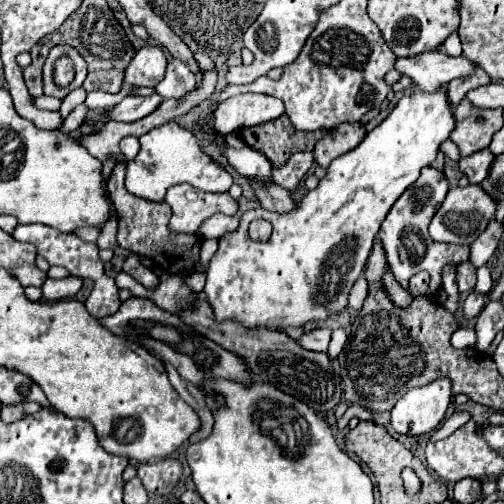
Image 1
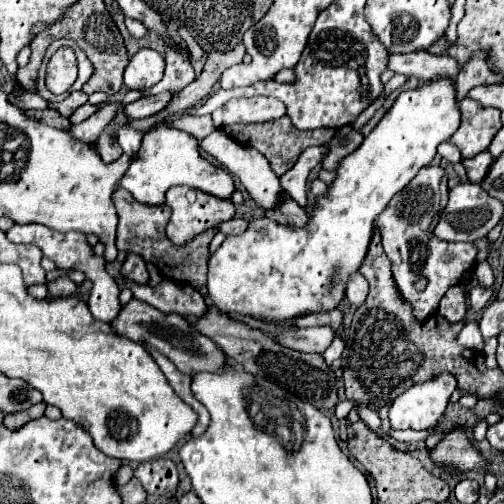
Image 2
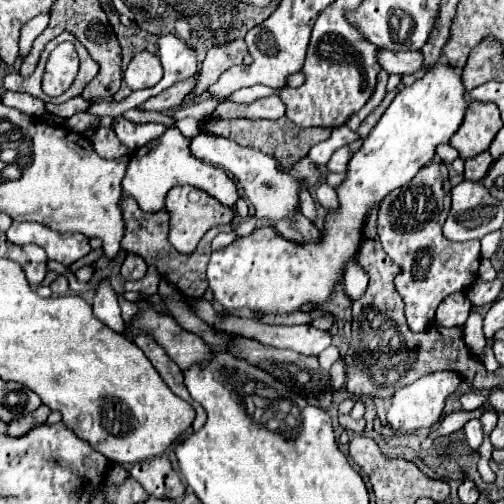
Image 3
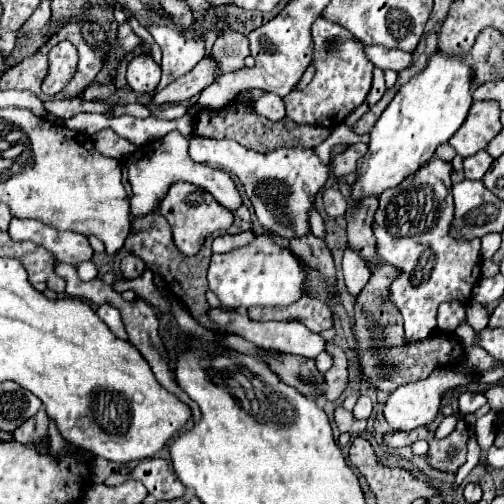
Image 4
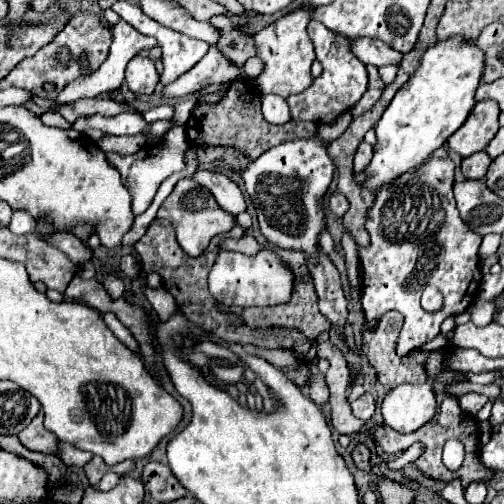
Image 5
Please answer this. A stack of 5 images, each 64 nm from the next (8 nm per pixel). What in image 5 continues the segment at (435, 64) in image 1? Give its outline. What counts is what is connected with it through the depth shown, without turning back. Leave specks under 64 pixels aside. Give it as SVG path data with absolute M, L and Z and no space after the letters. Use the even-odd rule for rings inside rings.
M352 40L352 50L364 64L374 64L378 68L388 64L398 66L402 62L402 54L388 48L388 44L380 44L380 40Z

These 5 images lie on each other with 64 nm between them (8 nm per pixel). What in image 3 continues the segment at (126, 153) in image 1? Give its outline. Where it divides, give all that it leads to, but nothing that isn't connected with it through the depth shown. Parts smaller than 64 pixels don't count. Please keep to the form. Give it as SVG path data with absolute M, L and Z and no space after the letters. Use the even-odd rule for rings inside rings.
M120 118L116 122L114 130L116 130L116 136L120 138L120 142L130 152L134 152L140 146L144 146L148 140L152 140L154 136L160 136L166 130L166 126L162 126L162 124L134 124L126 118Z

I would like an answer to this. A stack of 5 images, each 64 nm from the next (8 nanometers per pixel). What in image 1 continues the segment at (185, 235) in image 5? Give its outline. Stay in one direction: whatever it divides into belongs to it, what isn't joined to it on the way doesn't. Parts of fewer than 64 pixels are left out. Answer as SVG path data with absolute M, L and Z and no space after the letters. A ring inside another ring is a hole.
M176 184L168 190L164 198L172 208L170 230L182 234L194 234L198 226L210 218L214 212L236 214L238 200L234 200L228 192L208 194L192 188L190 184Z

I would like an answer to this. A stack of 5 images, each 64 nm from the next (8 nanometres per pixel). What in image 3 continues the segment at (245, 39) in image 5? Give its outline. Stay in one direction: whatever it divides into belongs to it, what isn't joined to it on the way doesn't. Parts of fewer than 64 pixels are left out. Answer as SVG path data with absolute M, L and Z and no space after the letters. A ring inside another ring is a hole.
M234 40L228 46L208 50L208 54L206 54L206 58L202 62L202 70L200 70L200 74L196 78L194 90L188 96L184 96L182 104L190 104L196 98L200 98L220 78L220 74L224 70L228 70L234 64L242 64L242 58L246 54L248 54L248 50L246 50L244 40Z

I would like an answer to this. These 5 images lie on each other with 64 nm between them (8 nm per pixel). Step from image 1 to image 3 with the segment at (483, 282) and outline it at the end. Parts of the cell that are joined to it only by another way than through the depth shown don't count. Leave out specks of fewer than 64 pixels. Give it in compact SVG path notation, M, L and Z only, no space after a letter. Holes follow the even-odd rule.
M482 260L482 262L480 262L480 268L478 268L478 278L480 278L482 282L492 282L492 280L496 278L496 270L492 268L490 260Z

